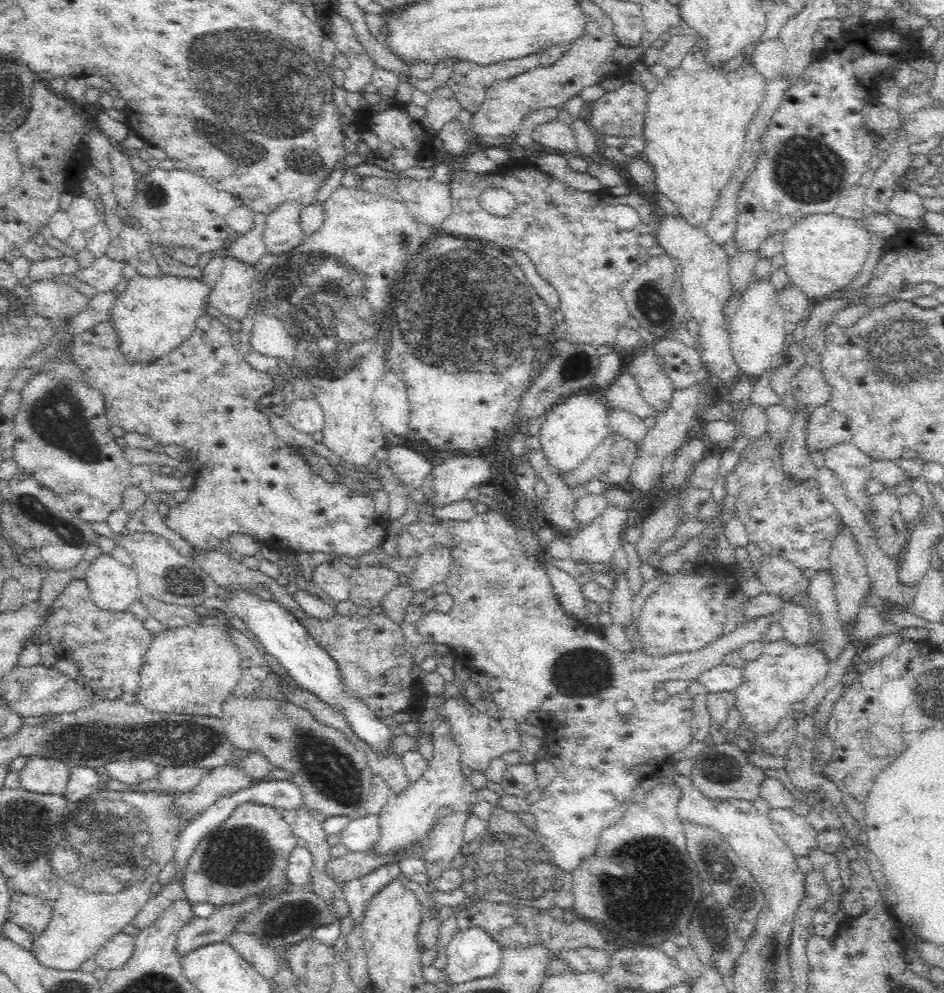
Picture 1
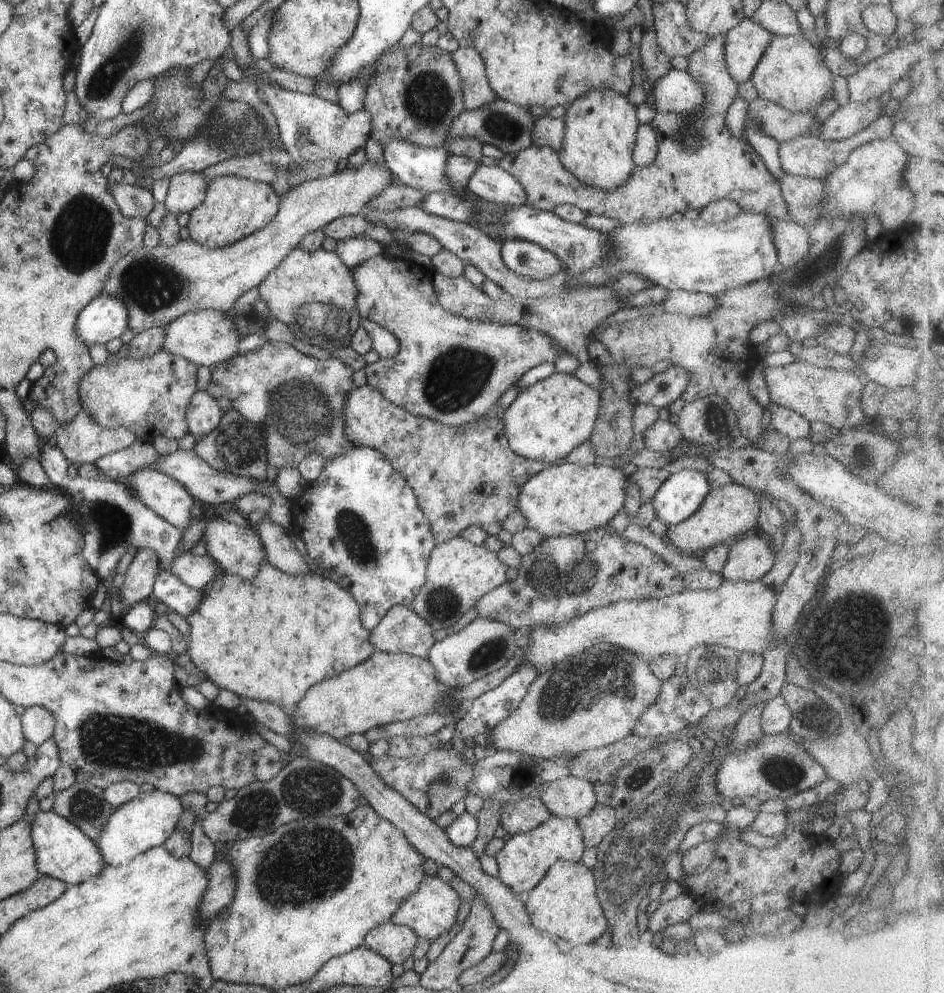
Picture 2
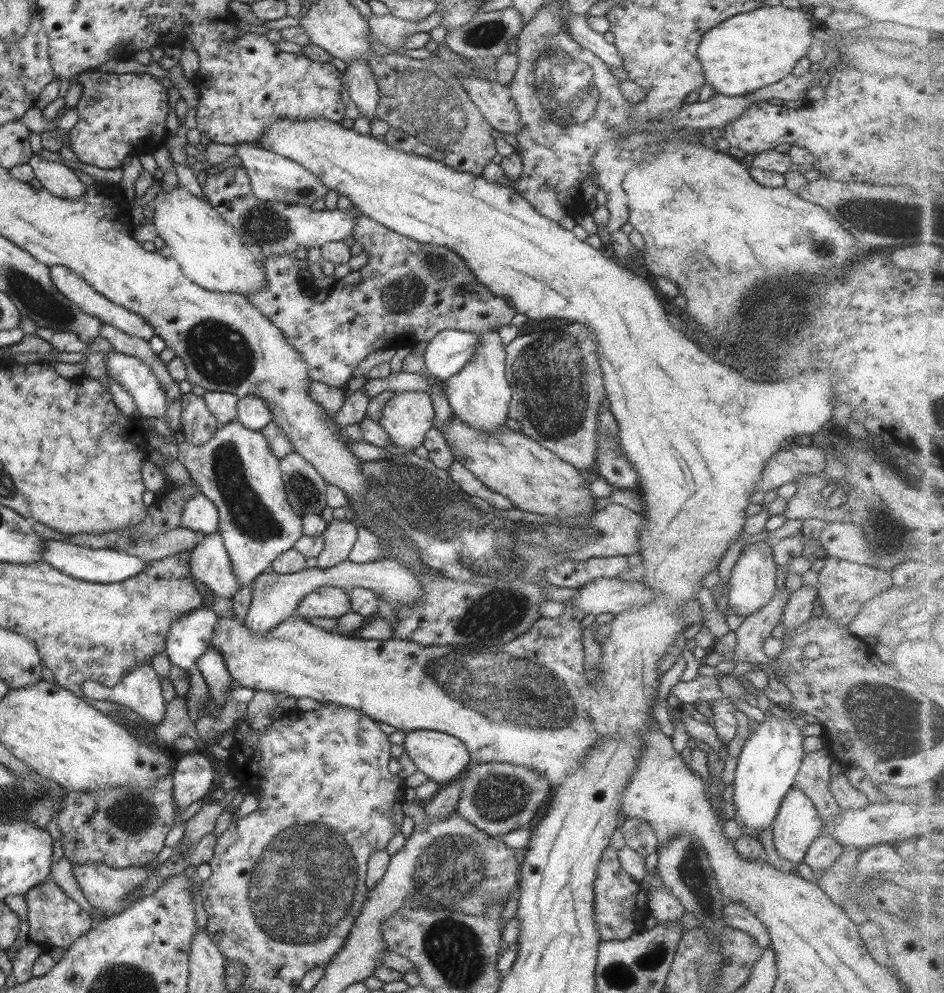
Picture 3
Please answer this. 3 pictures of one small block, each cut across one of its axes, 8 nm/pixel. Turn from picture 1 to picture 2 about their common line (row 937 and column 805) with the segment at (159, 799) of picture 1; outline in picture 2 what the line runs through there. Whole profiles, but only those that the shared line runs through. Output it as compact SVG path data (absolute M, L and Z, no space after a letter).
M800 32L788 37L775 36L750 80L760 99L778 104L792 113L810 113L816 110L820 102L833 98L834 78L818 45Z

